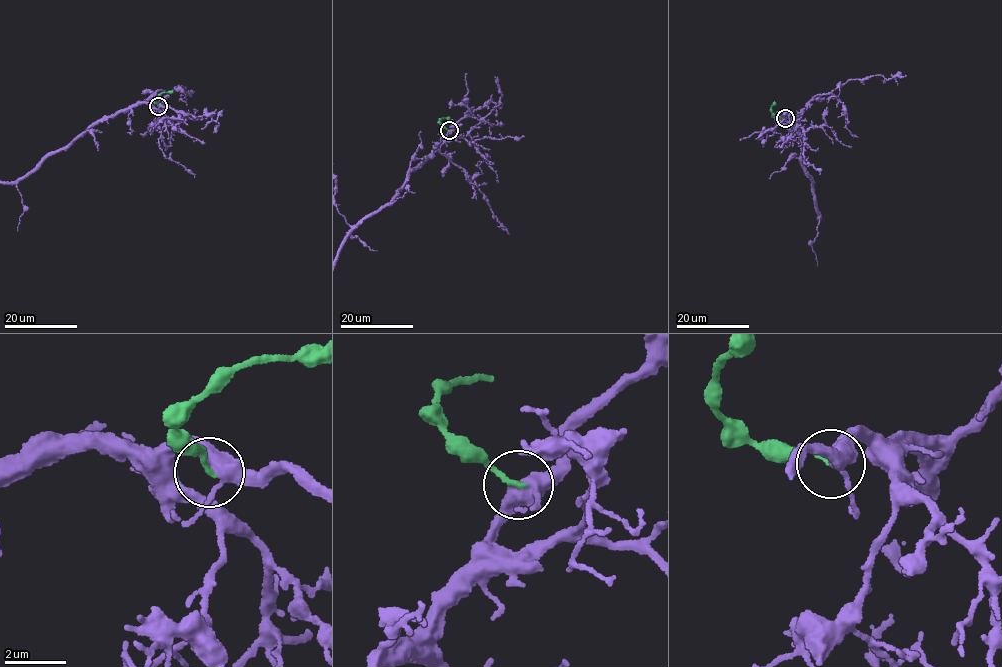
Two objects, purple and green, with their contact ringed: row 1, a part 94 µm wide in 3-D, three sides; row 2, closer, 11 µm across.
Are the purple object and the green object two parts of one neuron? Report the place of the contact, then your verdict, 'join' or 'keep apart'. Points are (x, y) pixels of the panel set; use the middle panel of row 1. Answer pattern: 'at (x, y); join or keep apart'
at (449, 130); keep apart

